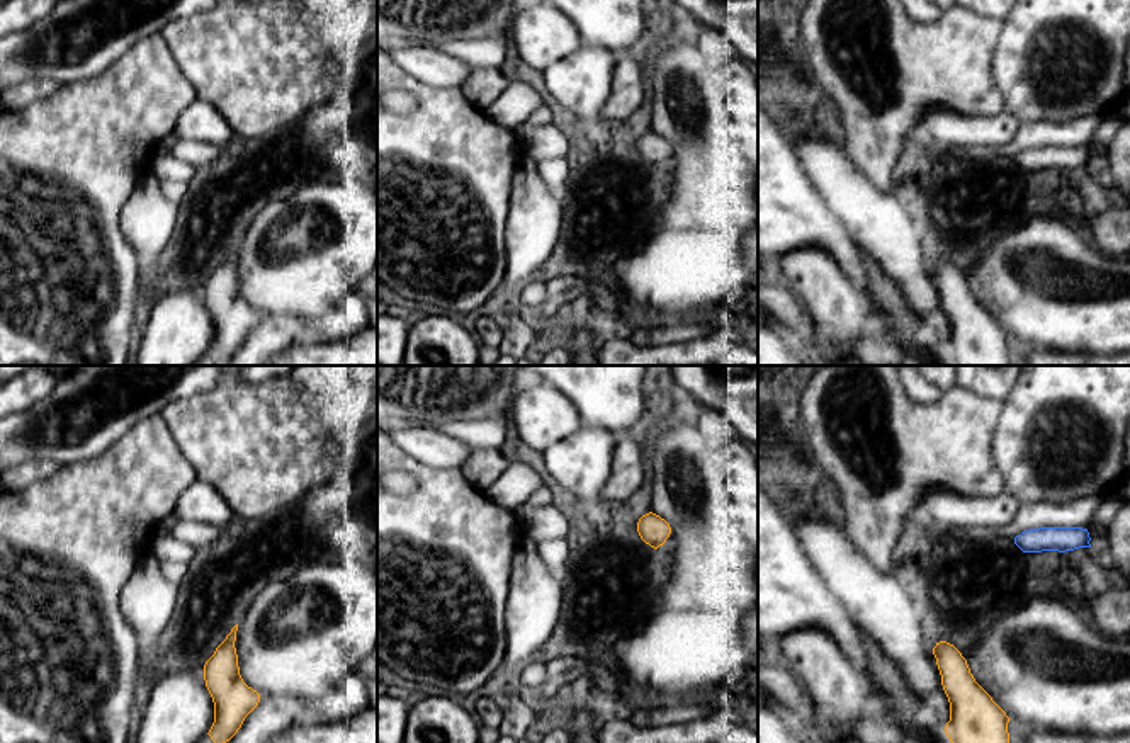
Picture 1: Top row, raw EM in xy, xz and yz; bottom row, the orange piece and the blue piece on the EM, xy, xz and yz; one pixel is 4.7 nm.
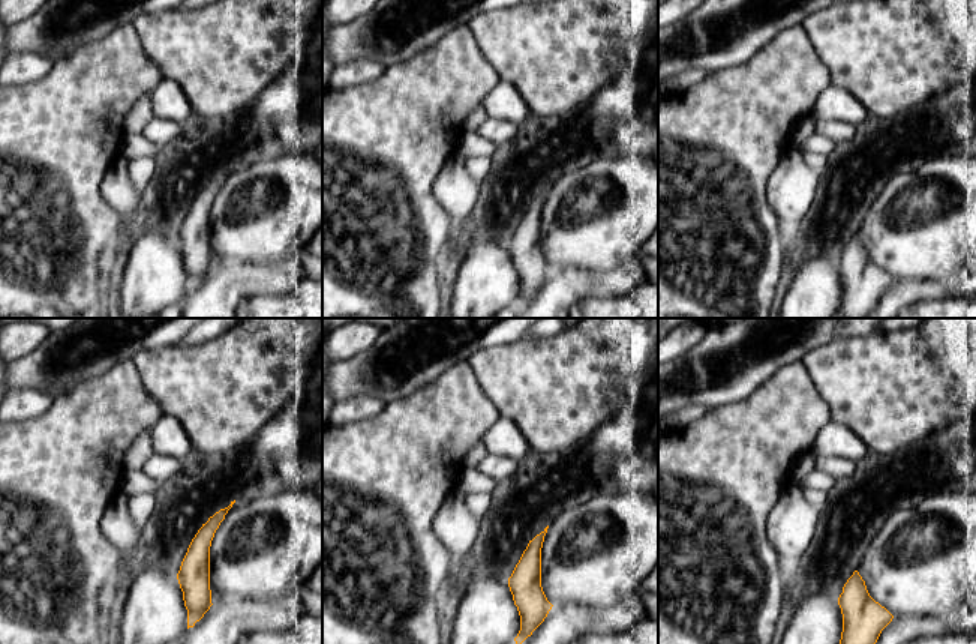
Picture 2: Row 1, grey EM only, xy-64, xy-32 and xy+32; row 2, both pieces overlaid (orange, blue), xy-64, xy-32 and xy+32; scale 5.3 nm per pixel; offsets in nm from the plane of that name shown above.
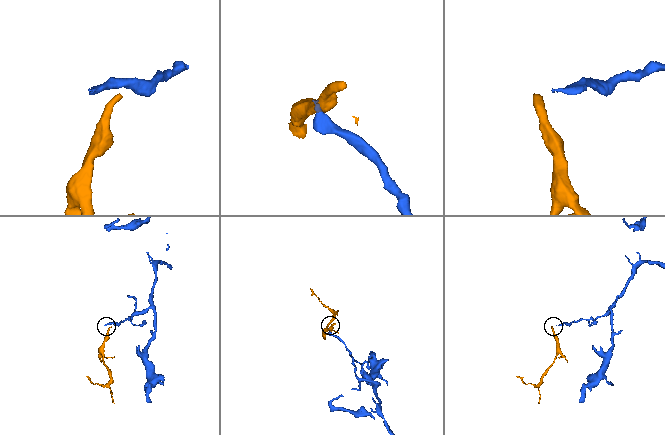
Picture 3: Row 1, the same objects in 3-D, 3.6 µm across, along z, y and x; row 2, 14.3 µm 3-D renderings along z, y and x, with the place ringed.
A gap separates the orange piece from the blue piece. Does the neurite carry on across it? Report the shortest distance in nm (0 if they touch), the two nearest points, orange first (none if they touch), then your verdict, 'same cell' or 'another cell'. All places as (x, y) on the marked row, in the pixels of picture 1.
550 nm apart; from orange across yz (952, 645), (1023, 551); another cell

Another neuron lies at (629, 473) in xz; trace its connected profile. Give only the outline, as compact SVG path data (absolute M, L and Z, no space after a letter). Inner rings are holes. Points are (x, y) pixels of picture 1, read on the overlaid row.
M630 434L617 437L612 473L603 486L603 502L622 502L649 483L649 444Z

